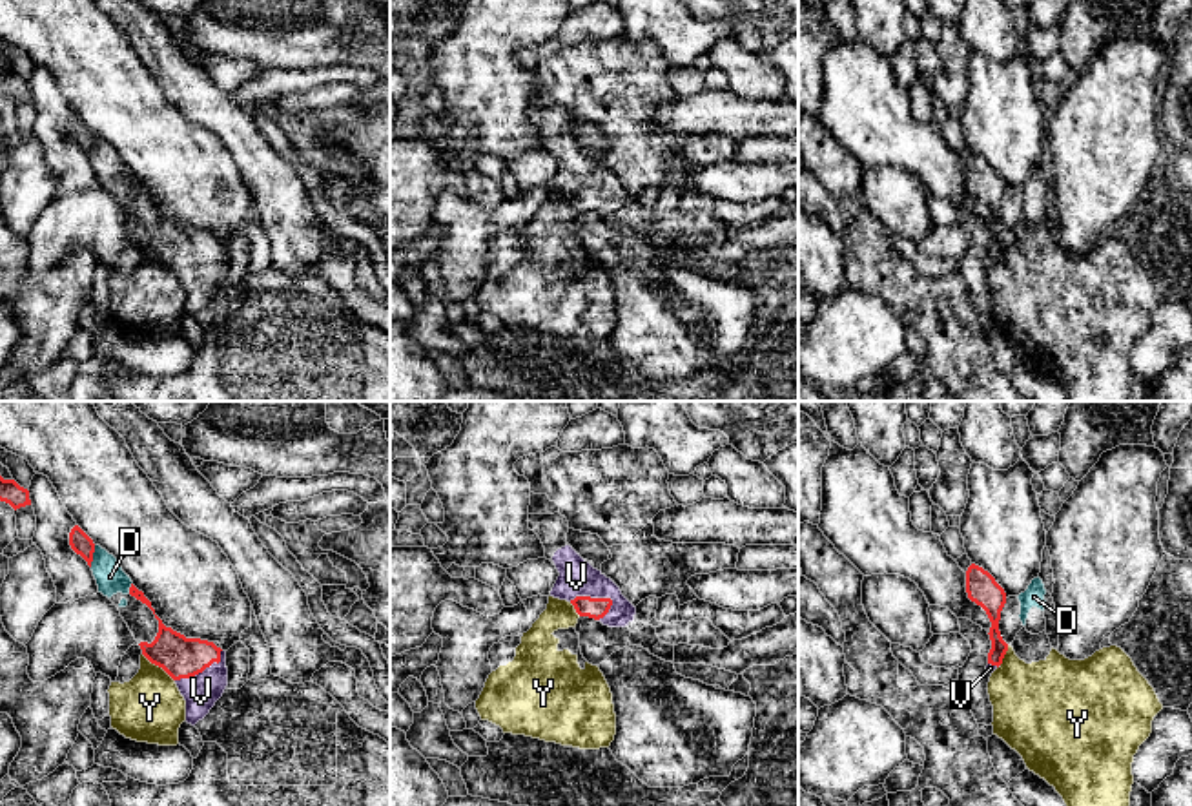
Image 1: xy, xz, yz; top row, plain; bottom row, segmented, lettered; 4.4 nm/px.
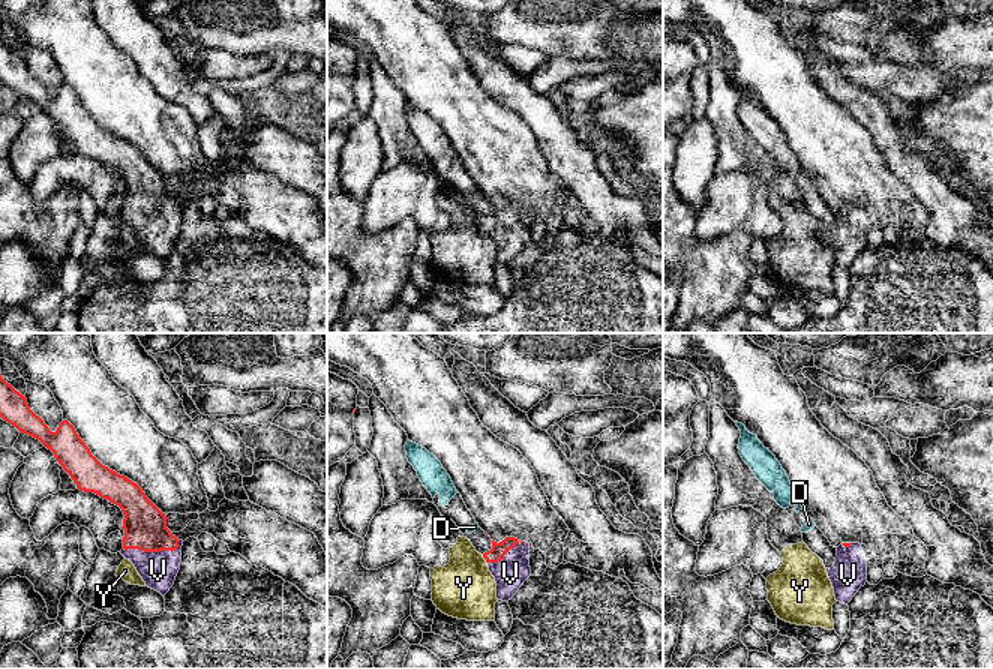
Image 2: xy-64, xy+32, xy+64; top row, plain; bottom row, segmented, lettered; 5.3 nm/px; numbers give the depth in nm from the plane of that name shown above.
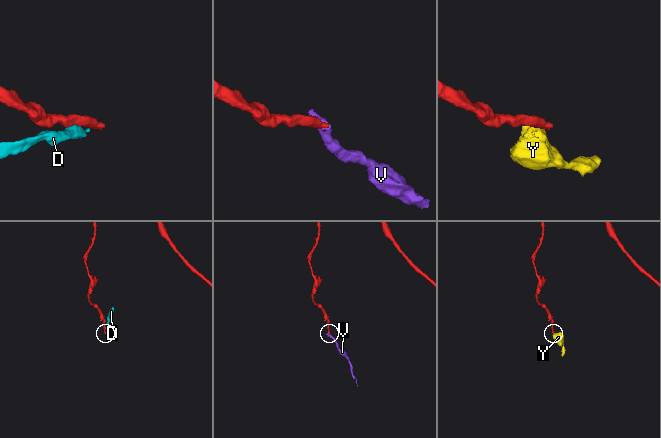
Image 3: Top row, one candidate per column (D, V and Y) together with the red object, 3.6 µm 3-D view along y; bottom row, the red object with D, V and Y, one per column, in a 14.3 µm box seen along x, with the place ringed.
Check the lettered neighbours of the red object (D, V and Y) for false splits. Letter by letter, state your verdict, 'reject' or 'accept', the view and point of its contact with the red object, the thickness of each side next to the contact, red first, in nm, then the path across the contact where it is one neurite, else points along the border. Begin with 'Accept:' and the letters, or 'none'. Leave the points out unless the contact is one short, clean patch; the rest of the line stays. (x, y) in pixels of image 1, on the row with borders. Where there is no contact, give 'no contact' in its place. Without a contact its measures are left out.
Accept: V
D: reject | xy (92, 557) | 90/130 nm | along xy (95, 546), (90, 566)
V: accept | xz (593, 599) | 100/160 nm | across xz (595, 608), (593, 599), (576, 577)
Y: reject | xy (159, 666) | 180/300 nm | along xy (143, 653), (174, 681)

